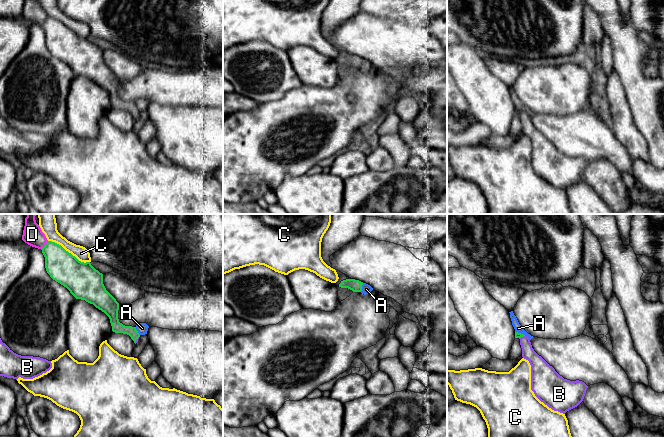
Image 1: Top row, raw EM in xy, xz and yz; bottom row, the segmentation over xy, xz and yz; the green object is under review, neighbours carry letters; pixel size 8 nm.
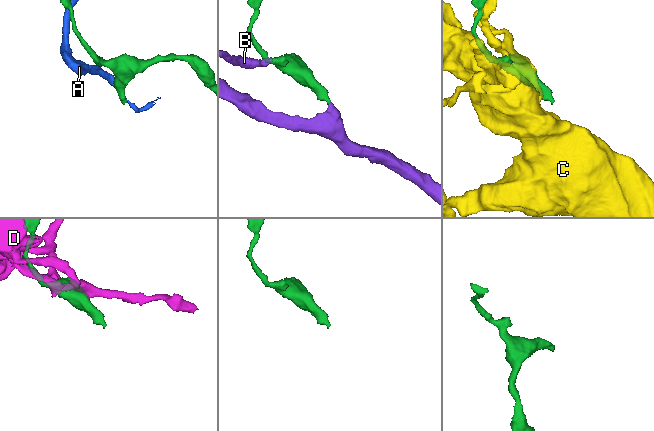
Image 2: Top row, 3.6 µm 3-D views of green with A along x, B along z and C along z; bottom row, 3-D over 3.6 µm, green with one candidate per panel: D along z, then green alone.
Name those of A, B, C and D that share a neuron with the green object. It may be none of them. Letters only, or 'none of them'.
B

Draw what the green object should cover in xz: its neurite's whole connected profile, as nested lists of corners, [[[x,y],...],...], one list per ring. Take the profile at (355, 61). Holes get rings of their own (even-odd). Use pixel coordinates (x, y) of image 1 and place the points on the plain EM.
[[[346,55],[341,57],[339,63],[341,64],[348,64],[353,68],[361,68],[362,67],[363,58],[355,55]]]

